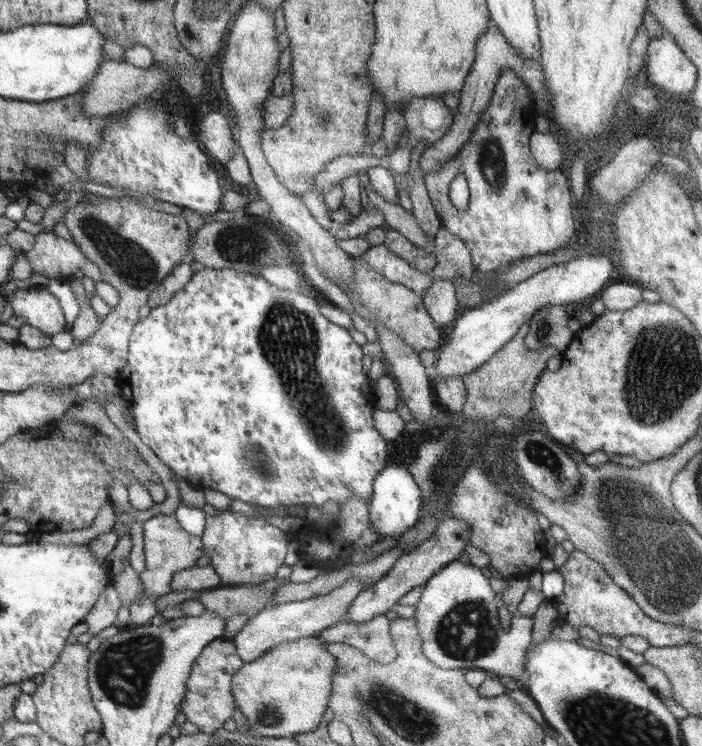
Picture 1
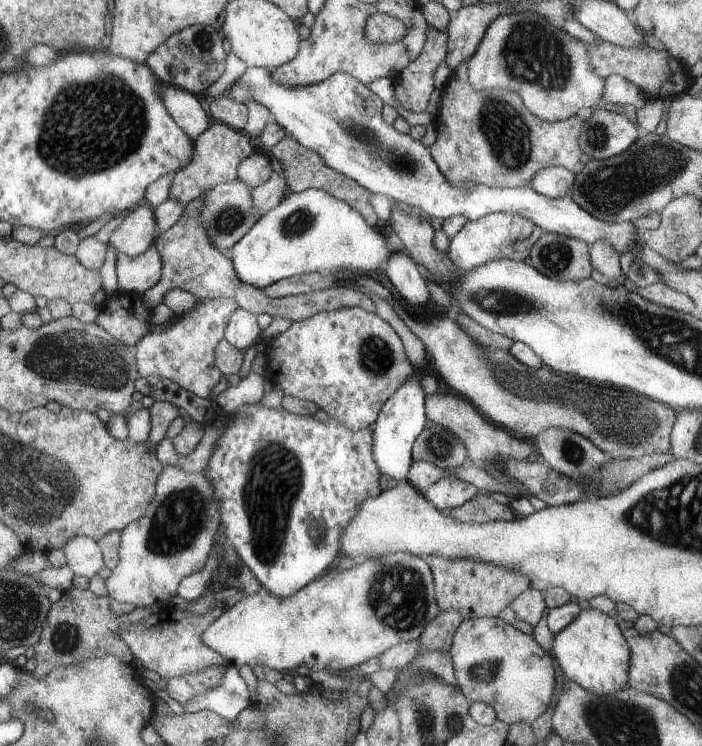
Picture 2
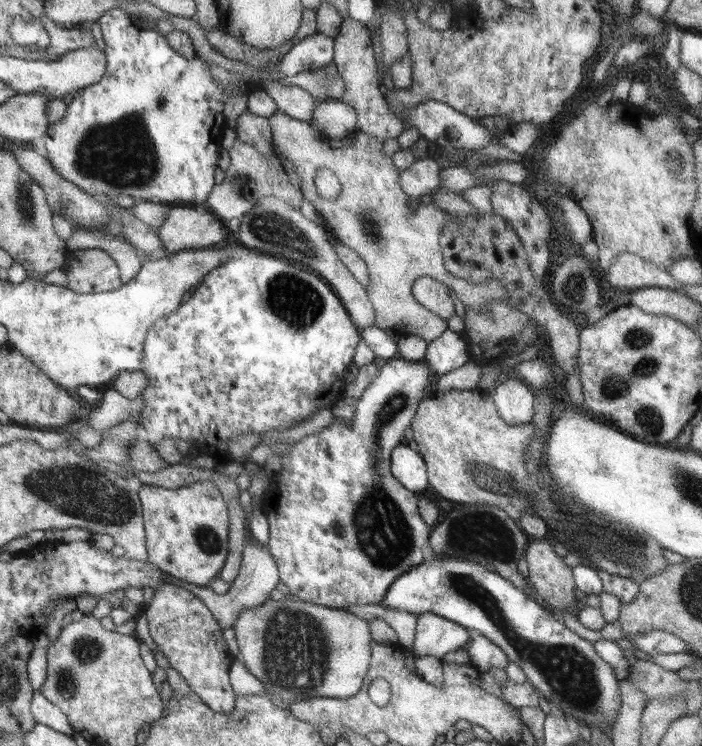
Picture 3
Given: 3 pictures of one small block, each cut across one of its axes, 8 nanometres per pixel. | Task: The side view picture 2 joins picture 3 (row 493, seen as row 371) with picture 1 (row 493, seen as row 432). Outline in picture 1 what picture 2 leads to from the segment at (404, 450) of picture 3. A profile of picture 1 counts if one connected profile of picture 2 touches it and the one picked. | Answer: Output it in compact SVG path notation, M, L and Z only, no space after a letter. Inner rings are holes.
M397 464L383 468L383 472L379 472L379 476L373 482L373 494L369 500L371 526L383 538L389 538L389 536L401 538L403 532L407 532L419 520L419 494L421 494L421 488L407 468L401 468Z

